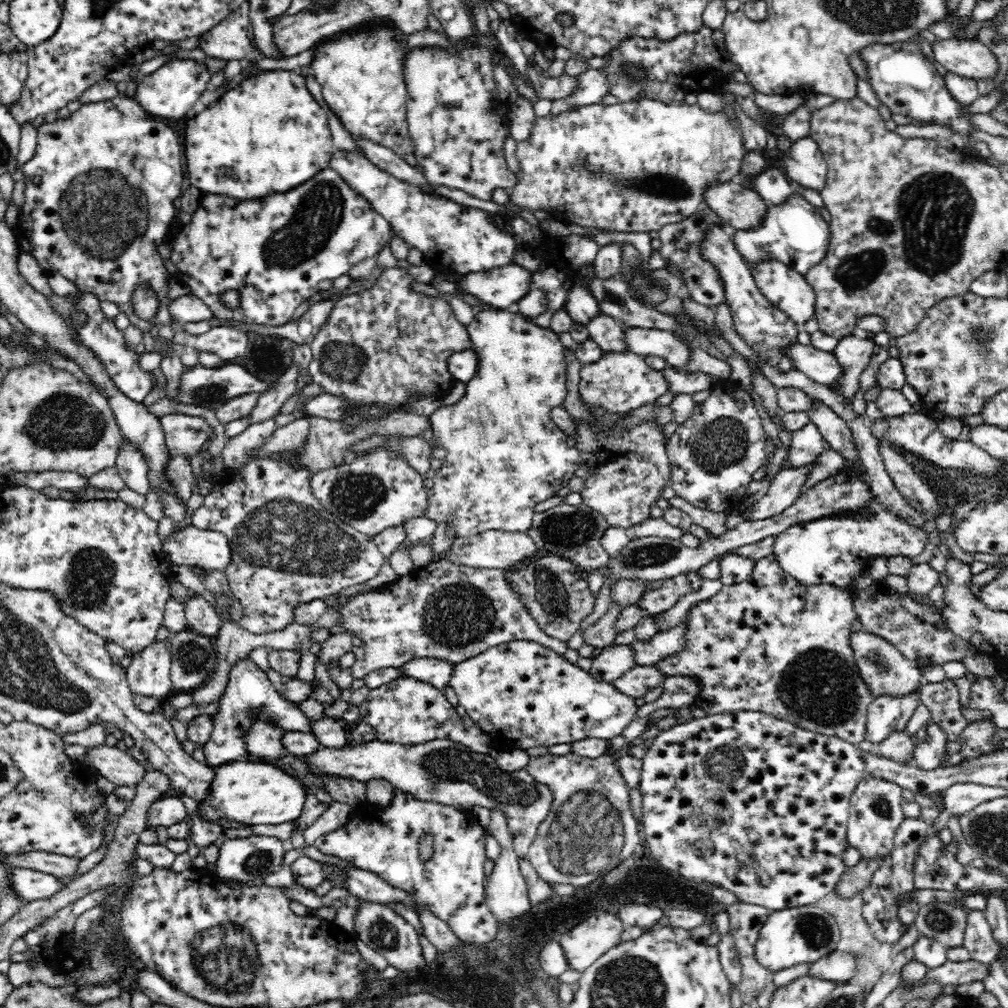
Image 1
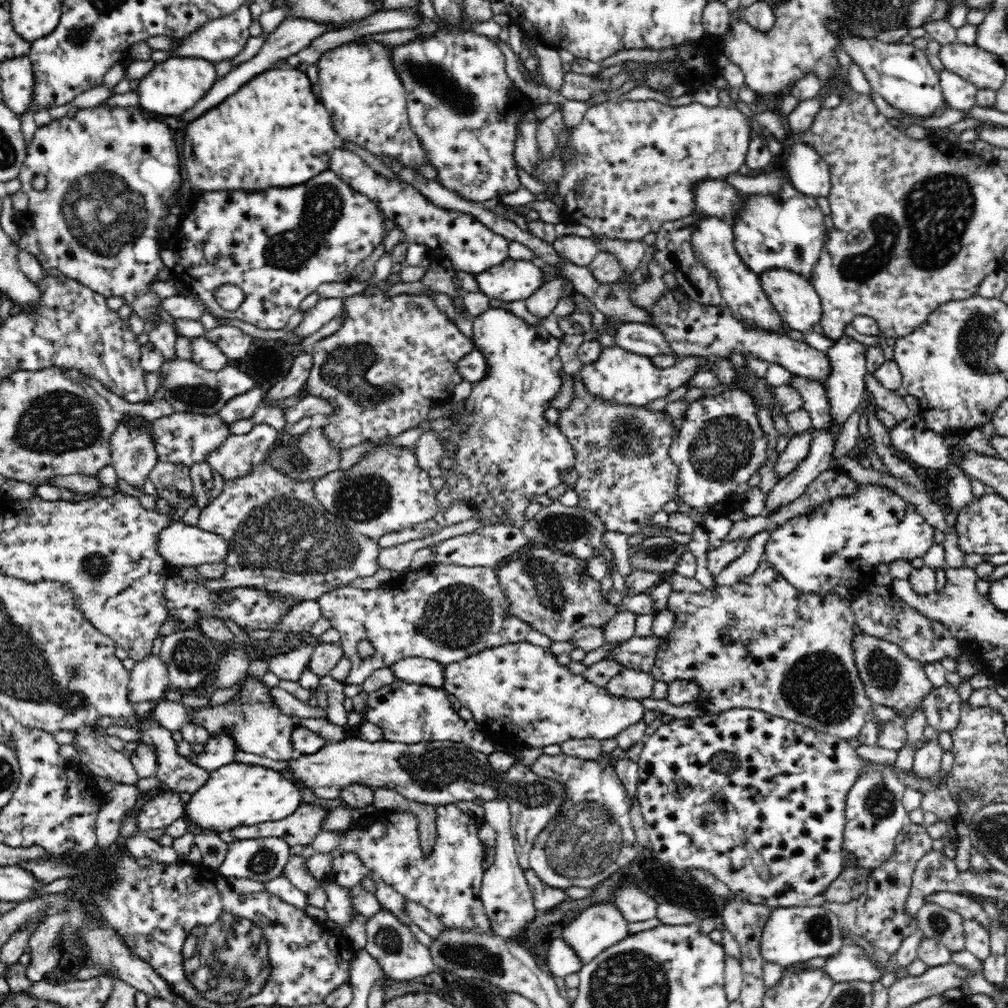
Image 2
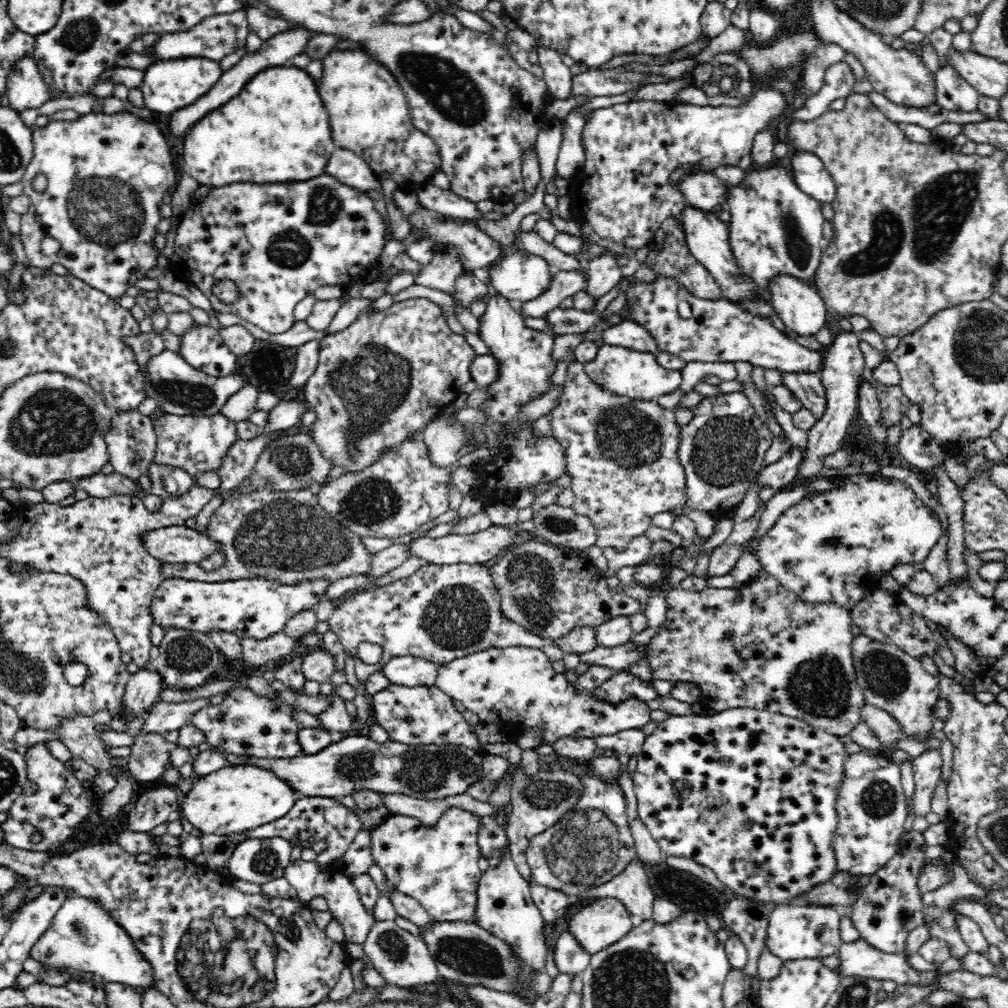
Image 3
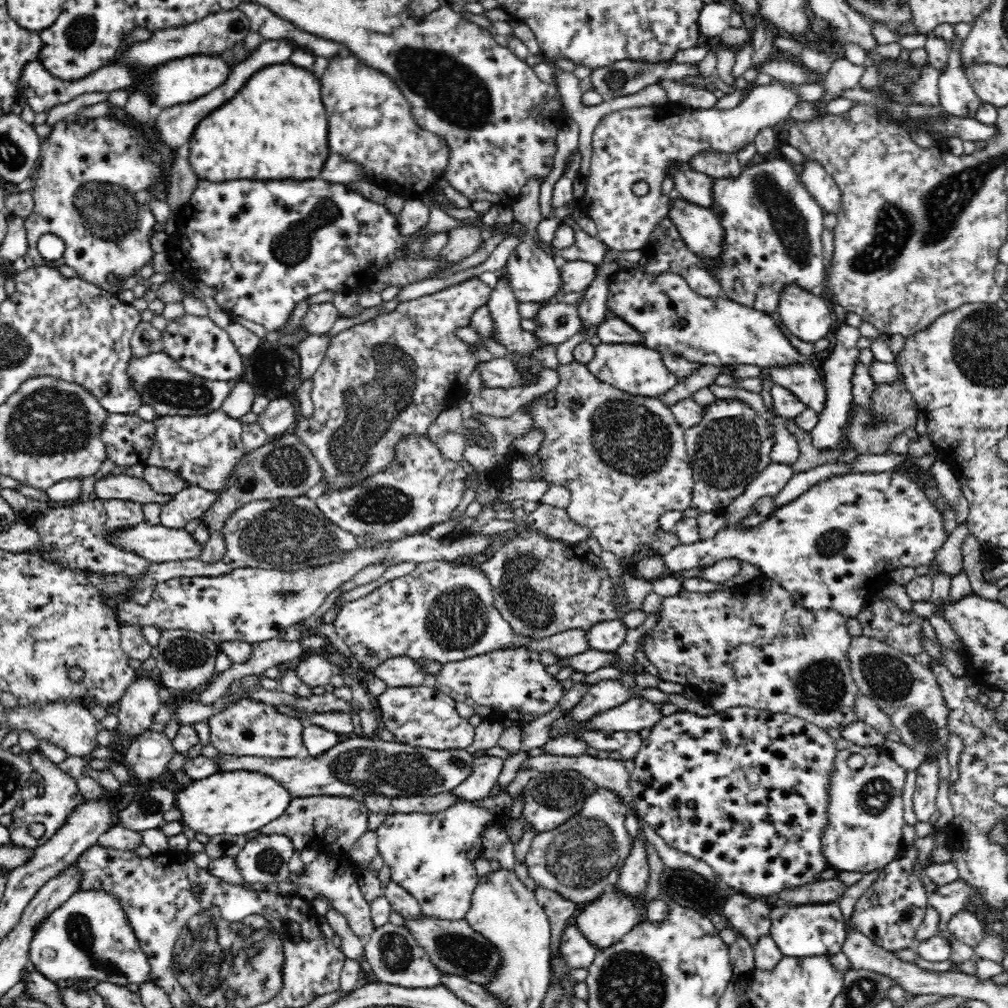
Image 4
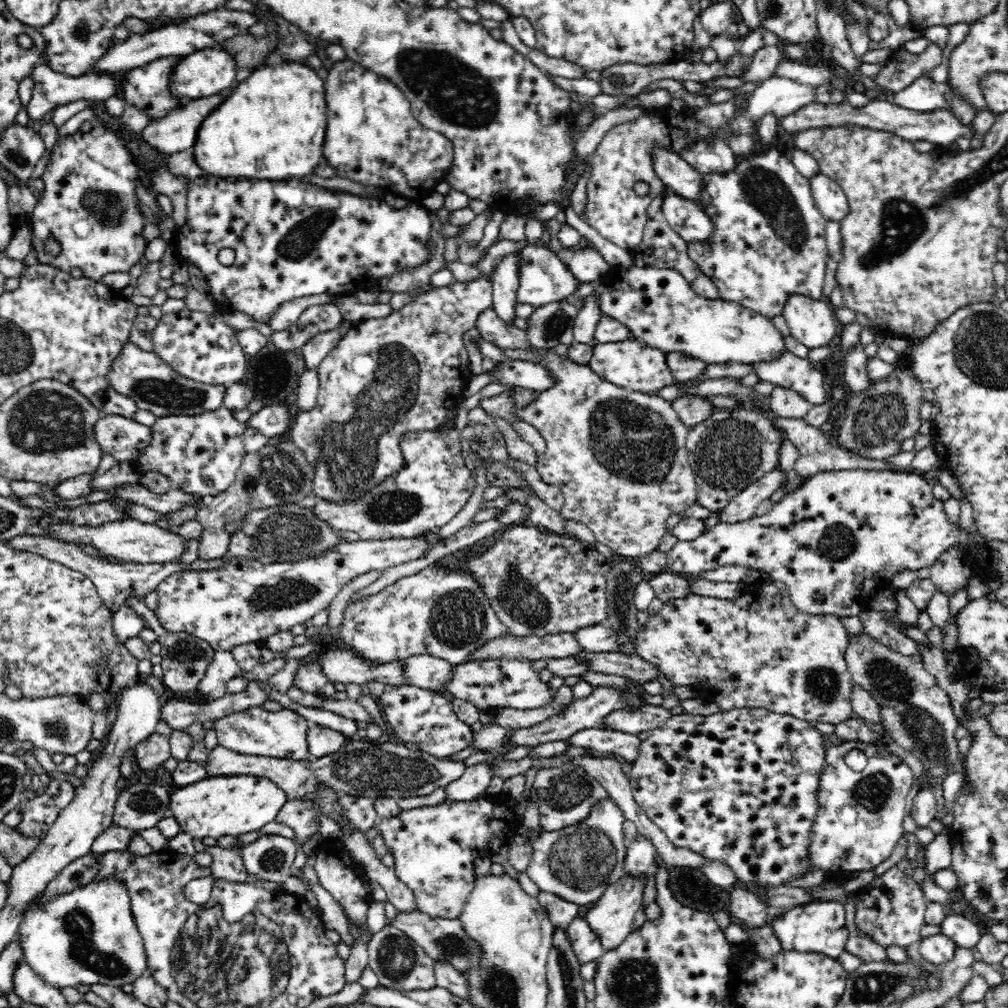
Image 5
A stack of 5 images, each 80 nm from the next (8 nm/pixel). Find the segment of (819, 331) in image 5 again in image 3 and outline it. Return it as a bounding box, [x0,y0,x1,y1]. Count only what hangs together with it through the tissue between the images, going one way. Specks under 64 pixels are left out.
[768,274,826,336]

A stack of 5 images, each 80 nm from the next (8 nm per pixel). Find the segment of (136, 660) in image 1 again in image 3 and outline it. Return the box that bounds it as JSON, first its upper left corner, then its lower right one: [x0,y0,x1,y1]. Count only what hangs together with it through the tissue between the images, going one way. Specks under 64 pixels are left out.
[121,666,165,720]

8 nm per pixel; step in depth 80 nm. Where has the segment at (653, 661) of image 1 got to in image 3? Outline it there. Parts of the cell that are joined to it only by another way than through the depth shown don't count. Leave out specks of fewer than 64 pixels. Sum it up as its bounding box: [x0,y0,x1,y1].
[580,641,653,681]

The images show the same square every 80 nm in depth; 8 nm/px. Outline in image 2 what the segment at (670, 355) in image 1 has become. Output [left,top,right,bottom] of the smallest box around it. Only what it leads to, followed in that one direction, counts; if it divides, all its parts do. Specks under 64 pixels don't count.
[615,324,673,357]

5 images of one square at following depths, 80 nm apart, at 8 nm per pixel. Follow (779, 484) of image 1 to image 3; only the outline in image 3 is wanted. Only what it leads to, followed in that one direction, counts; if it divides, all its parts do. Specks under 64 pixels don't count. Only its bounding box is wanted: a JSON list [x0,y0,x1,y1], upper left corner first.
[776,331,865,493]

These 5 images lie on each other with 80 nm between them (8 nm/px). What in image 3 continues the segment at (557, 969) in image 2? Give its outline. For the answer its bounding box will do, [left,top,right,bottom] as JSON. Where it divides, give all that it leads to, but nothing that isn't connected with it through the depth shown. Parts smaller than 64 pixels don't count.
[552,931,591,975]

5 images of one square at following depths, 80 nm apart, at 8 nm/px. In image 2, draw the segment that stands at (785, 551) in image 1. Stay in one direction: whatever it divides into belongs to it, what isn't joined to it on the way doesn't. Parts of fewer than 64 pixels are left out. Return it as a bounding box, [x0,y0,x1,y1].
[764,485,936,601]

